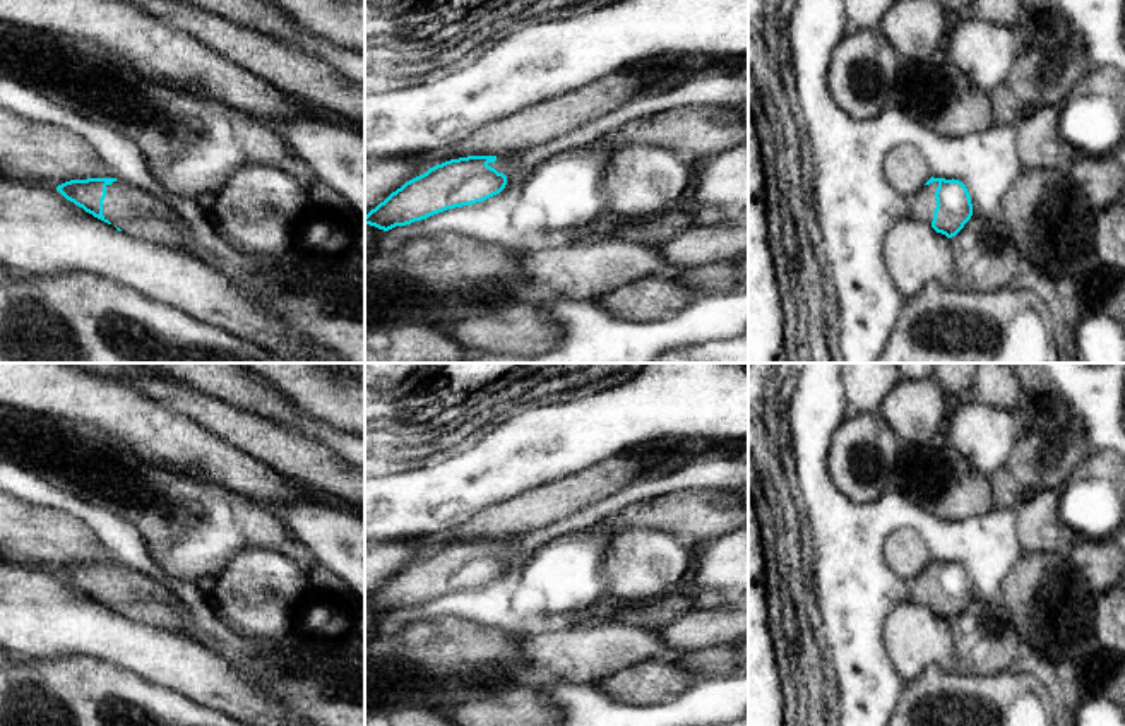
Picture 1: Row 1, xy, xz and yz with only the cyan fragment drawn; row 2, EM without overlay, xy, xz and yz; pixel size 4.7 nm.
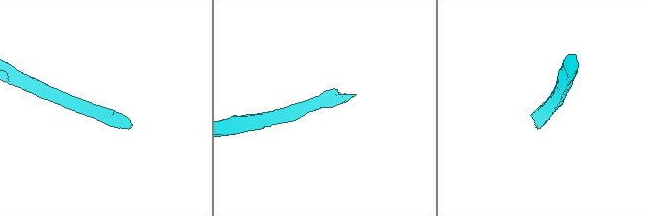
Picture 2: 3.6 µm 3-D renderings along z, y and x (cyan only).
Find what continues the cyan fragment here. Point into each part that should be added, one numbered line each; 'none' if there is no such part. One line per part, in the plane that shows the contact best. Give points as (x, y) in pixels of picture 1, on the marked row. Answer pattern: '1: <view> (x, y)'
1: yz (922, 204)

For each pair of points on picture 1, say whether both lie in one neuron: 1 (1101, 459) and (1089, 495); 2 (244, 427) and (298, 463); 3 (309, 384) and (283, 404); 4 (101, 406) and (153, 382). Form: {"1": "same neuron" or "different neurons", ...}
{"1": "same neuron", "2": "same neuron", "3": "different neurons", "4": "different neurons"}

